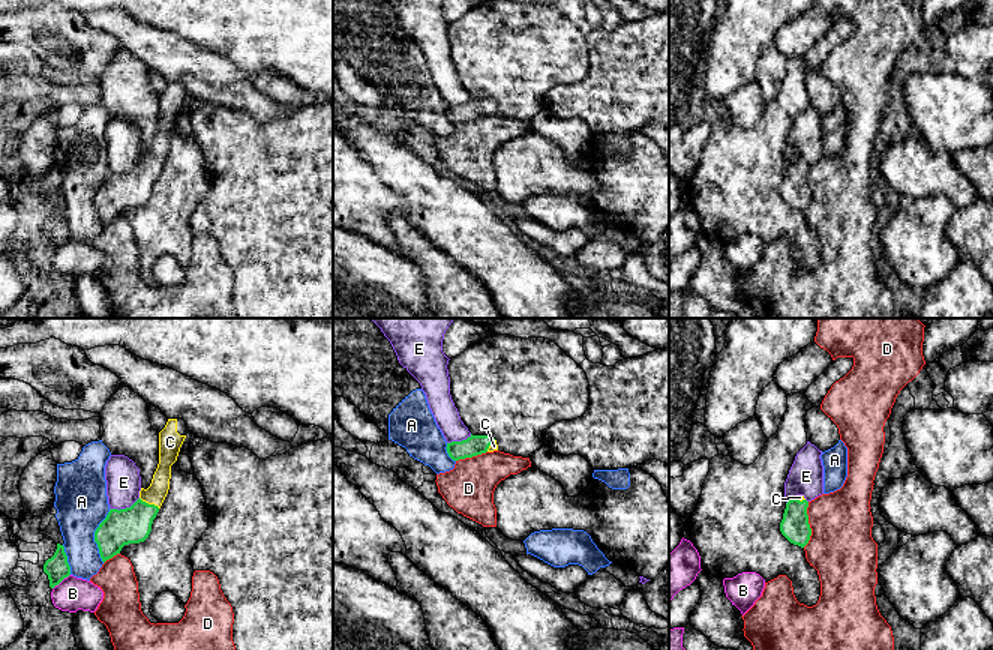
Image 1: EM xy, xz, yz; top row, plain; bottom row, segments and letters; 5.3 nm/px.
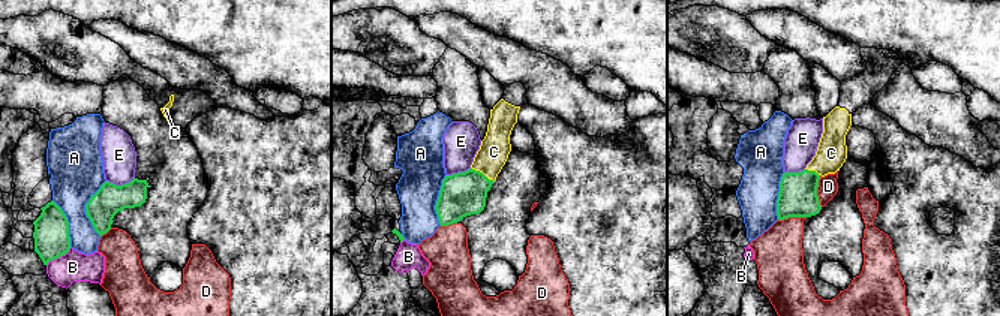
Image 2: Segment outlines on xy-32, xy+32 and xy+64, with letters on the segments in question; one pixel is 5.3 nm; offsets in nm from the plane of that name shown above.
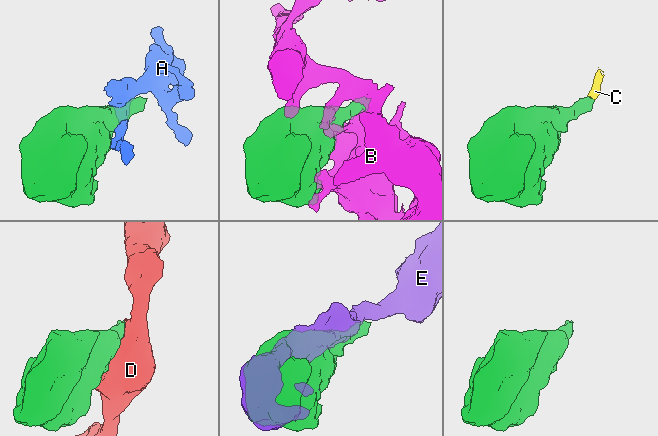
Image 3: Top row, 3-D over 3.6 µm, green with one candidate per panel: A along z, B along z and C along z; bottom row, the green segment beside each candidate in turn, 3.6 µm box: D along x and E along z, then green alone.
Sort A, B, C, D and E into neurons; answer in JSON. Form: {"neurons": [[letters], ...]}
{"neurons": [["A"], ["B"], ["C"], ["D"], ["E"]]}

